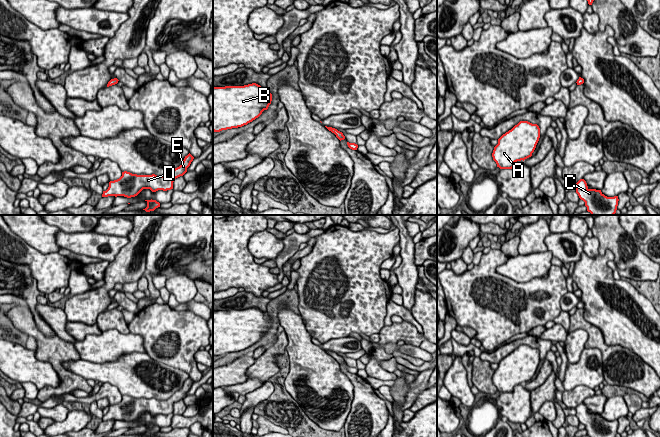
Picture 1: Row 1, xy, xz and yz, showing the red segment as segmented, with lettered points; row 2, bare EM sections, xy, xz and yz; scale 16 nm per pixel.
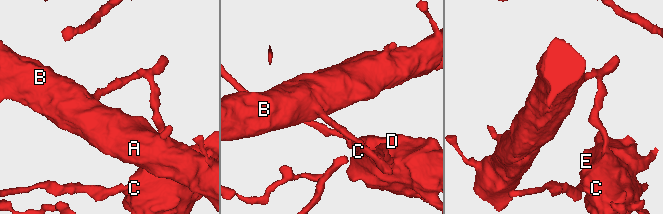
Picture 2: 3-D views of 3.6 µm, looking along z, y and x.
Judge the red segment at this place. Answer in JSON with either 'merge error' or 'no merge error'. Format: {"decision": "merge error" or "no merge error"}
{"decision": "merge error"}

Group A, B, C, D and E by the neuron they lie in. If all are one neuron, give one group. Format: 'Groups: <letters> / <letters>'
Groups: A B / C D E

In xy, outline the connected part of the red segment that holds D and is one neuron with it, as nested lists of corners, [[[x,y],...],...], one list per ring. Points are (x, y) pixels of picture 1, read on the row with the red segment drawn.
[[[189,153],[185,156],[182,164],[166,176],[137,175],[124,171],[119,179],[109,182],[109,187],[103,191],[102,197],[124,196],[131,198],[137,196],[143,189],[150,189],[152,192],[171,190],[174,180],[187,172],[193,159],[194,157]]]

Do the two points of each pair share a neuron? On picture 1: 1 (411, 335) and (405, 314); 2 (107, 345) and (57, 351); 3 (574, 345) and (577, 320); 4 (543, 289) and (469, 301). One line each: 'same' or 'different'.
1: different
2: different
3: different
4: same

